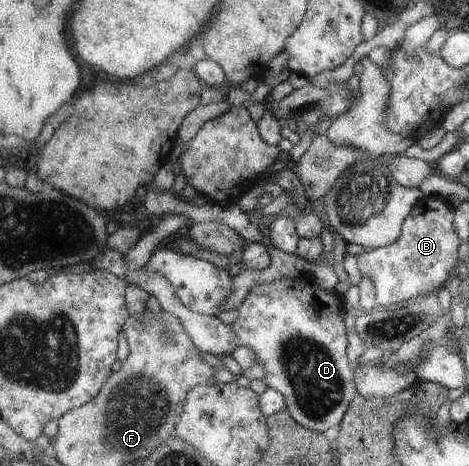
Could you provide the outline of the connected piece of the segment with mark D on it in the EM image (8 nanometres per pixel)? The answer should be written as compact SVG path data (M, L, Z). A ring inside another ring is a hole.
M315 277L284 279L284 281L256 285L237 312L232 329L240 339L240 346L251 347L256 353L256 360L264 363L266 367L264 381L268 388L274 388L284 395L290 415L302 427L316 433L322 434L331 427L341 427L358 391L355 382L355 365L348 362L346 355L348 335L346 335L344 311L338 293L322 289Z

